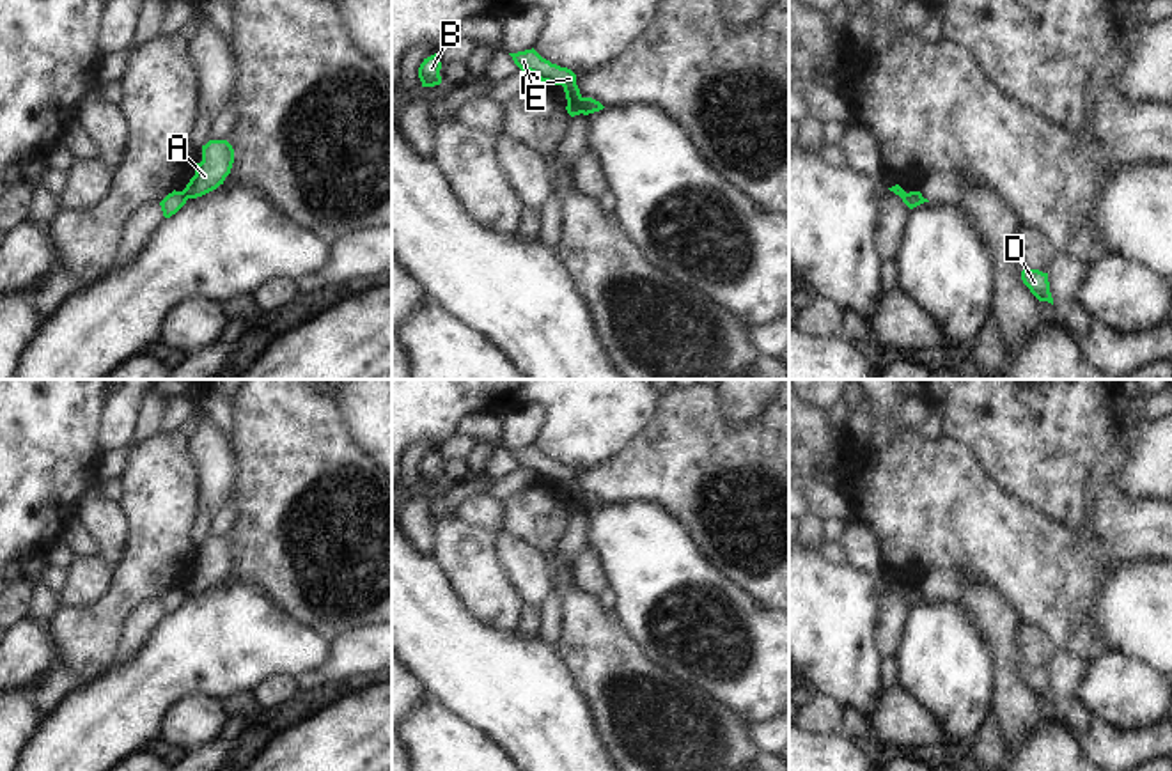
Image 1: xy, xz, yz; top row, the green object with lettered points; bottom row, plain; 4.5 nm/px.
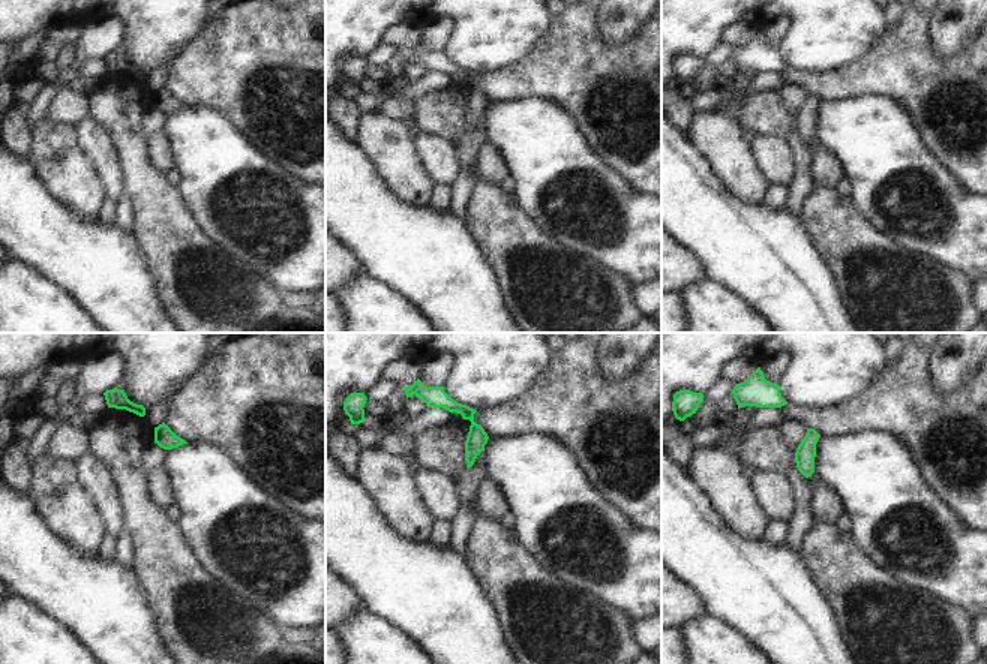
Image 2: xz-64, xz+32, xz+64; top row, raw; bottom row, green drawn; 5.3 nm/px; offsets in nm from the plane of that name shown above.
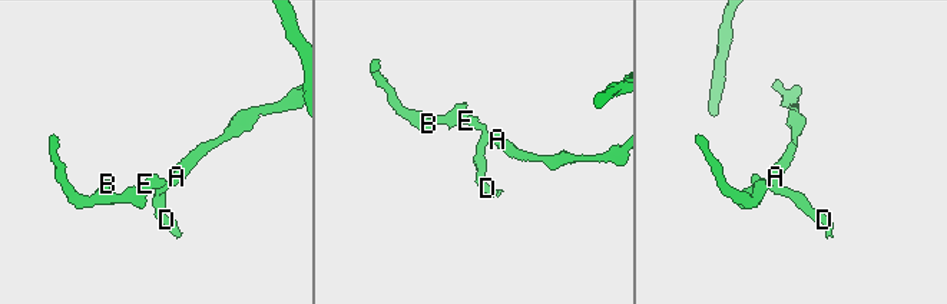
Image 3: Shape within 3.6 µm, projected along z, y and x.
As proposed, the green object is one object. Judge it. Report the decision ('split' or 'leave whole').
split

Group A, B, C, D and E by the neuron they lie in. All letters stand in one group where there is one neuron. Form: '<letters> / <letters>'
A / B C D E

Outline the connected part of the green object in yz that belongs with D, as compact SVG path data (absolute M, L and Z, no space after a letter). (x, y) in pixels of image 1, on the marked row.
M1025 268L1021 271L1021 280L1039 301L1048 301L1048 303L1053 305L1053 298L1051 298L1051 292L1050 292L1048 273L1043 273L1039 269Z

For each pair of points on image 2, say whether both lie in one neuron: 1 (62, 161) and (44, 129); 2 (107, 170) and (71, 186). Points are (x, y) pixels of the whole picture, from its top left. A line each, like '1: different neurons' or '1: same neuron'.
1: same neuron
2: different neurons

